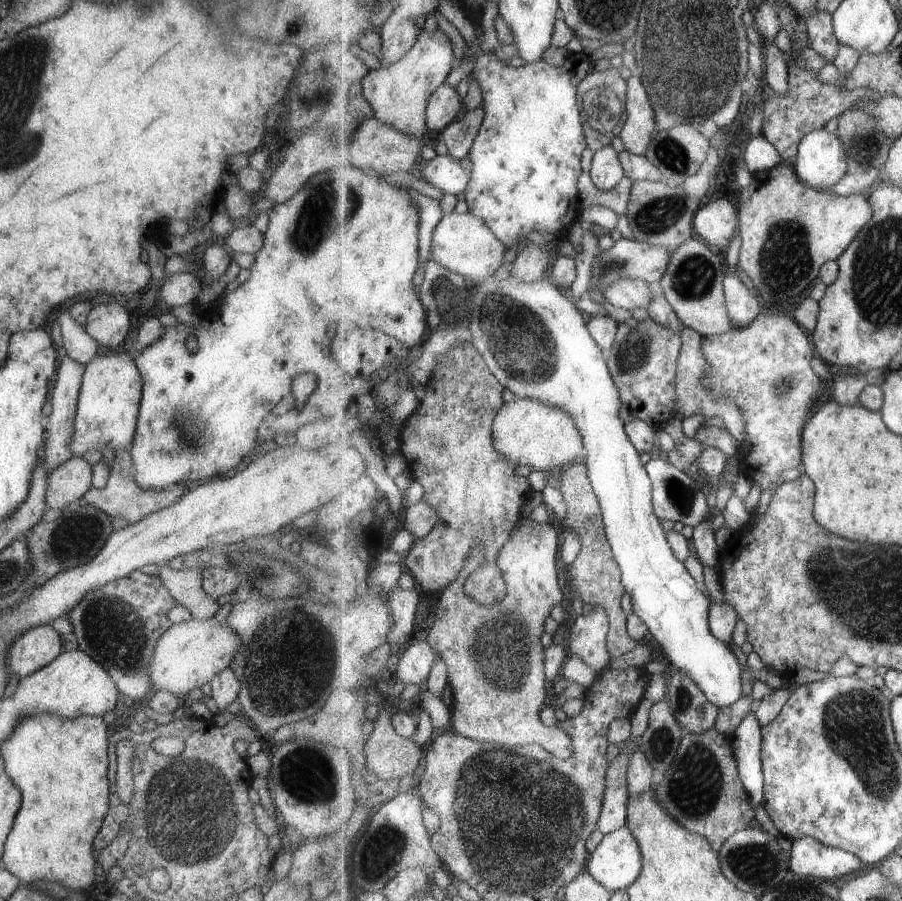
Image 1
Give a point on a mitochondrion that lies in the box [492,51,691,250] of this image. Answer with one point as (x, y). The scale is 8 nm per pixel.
(655, 216)

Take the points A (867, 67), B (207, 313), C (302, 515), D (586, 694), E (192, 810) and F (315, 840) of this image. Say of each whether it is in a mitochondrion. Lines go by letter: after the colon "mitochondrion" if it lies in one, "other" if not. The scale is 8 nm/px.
A: other
B: other
C: other
D: other
E: mitochondrion
F: other

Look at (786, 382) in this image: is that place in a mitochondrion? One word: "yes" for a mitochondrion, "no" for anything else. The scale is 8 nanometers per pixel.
yes

